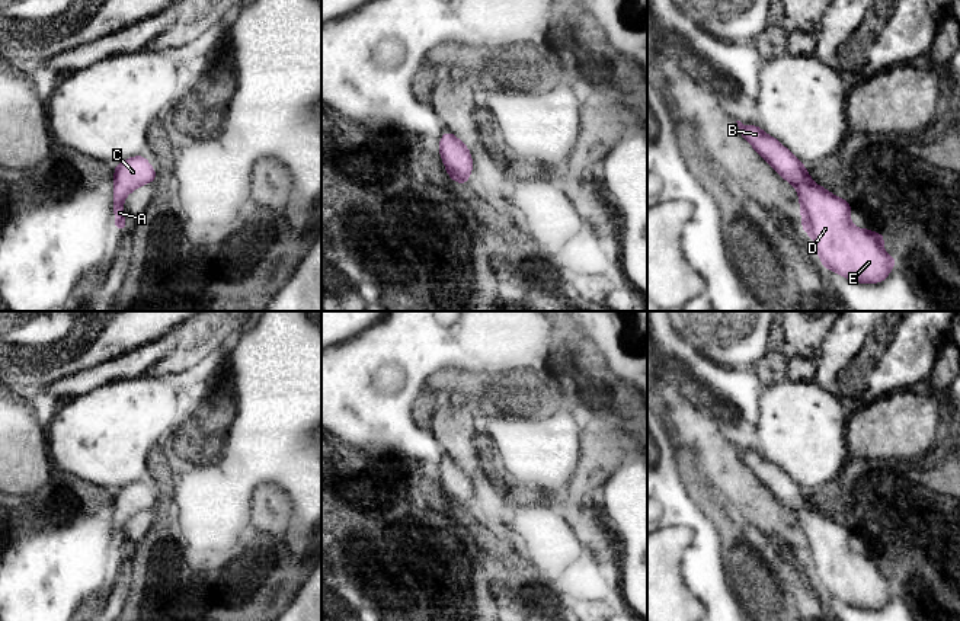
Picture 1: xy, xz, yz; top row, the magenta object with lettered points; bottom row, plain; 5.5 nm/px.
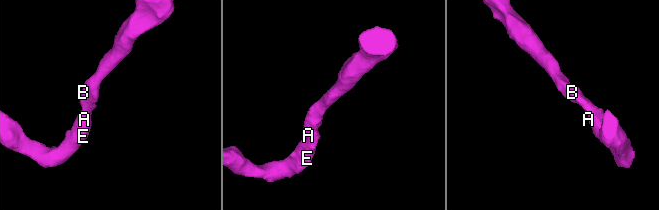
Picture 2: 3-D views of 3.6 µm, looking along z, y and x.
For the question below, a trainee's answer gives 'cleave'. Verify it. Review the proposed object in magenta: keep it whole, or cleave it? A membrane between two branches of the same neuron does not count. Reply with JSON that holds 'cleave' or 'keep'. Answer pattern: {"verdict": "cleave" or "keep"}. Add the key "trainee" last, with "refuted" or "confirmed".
{"verdict": "keep", "trainee": "refuted"}

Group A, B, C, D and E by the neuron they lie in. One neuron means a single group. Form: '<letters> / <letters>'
A B C D E

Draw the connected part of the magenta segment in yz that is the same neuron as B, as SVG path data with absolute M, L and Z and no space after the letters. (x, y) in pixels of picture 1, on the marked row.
M736 122L742 137L756 153L797 188L801 227L815 240L822 265L860 284L883 282L897 263L883 250L886 236L855 228L849 220L849 201L816 185L804 164L761 127Z

